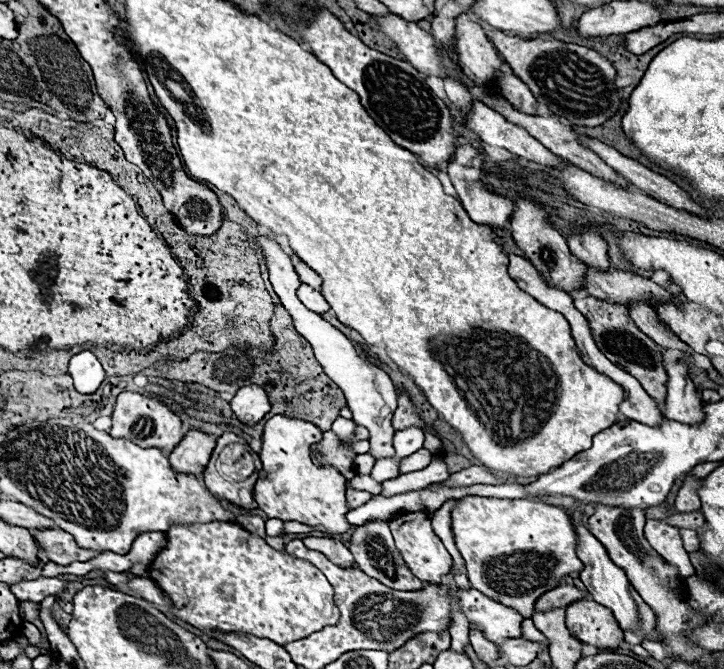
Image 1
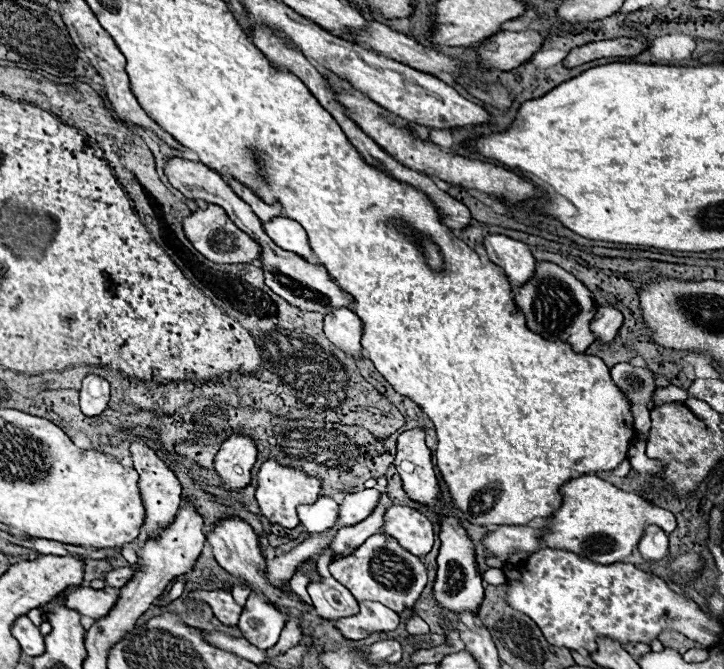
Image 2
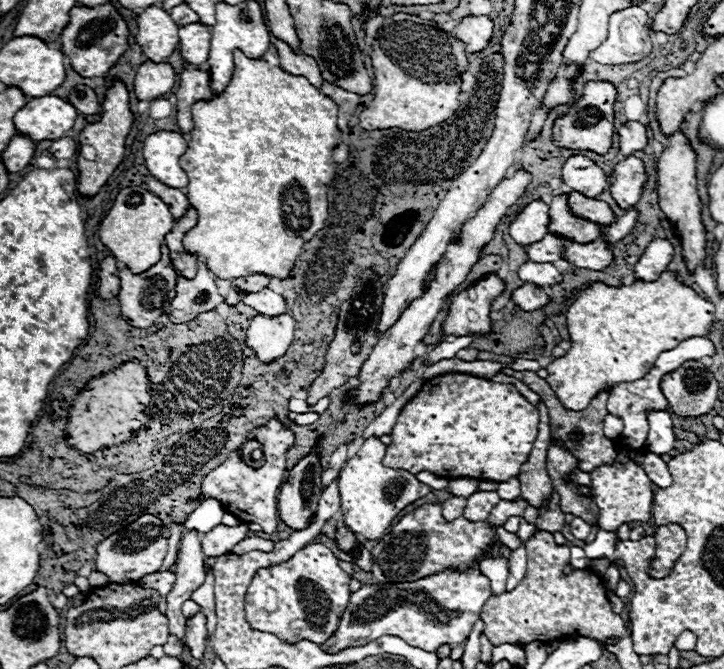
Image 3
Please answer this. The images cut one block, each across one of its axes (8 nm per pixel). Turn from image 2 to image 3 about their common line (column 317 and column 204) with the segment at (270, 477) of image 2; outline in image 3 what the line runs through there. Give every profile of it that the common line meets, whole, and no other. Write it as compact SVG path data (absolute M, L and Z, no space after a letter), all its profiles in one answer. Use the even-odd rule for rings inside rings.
M272 418L268 424L254 428L248 434L248 440L256 440L262 444L262 464L252 468L242 460L242 448L234 450L226 462L222 462L218 468L214 468L200 486L202 500L214 498L222 504L222 508L230 514L234 514L242 522L256 522L262 526L262 532L272 534L278 526L278 506L276 496L280 492L280 486L286 480L286 454L294 446L294 432L284 426L278 418Z

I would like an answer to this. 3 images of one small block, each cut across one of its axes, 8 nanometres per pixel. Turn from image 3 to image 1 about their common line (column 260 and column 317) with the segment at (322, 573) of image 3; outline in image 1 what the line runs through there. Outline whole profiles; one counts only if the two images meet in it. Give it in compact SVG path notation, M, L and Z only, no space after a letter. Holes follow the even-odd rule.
M212 520L212 522L192 522L192 524L170 524L170 530L166 532L166 546L148 564L148 574L150 574L150 580L154 580L156 586L164 592L164 596L172 602L170 612L176 618L180 618L180 620L196 626L198 630L202 630L210 638L216 638L214 632L224 632L224 634L226 632L246 632L246 634L252 634L252 636L258 636L258 638L268 638L268 640L272 640L272 642L276 642L276 644L282 646L282 644L288 644L290 640L298 640L302 636L308 636L310 632L318 632L318 630L322 630L326 626L334 626L340 620L340 612L338 612L338 608L334 604L334 590L328 584L326 576L322 576L322 572L318 572L318 568L314 568L306 560L298 560L298 558L290 556L286 550L280 552L280 550L270 548L264 542L264 538L248 532L246 528L242 528L236 522L218 522L218 520Z

